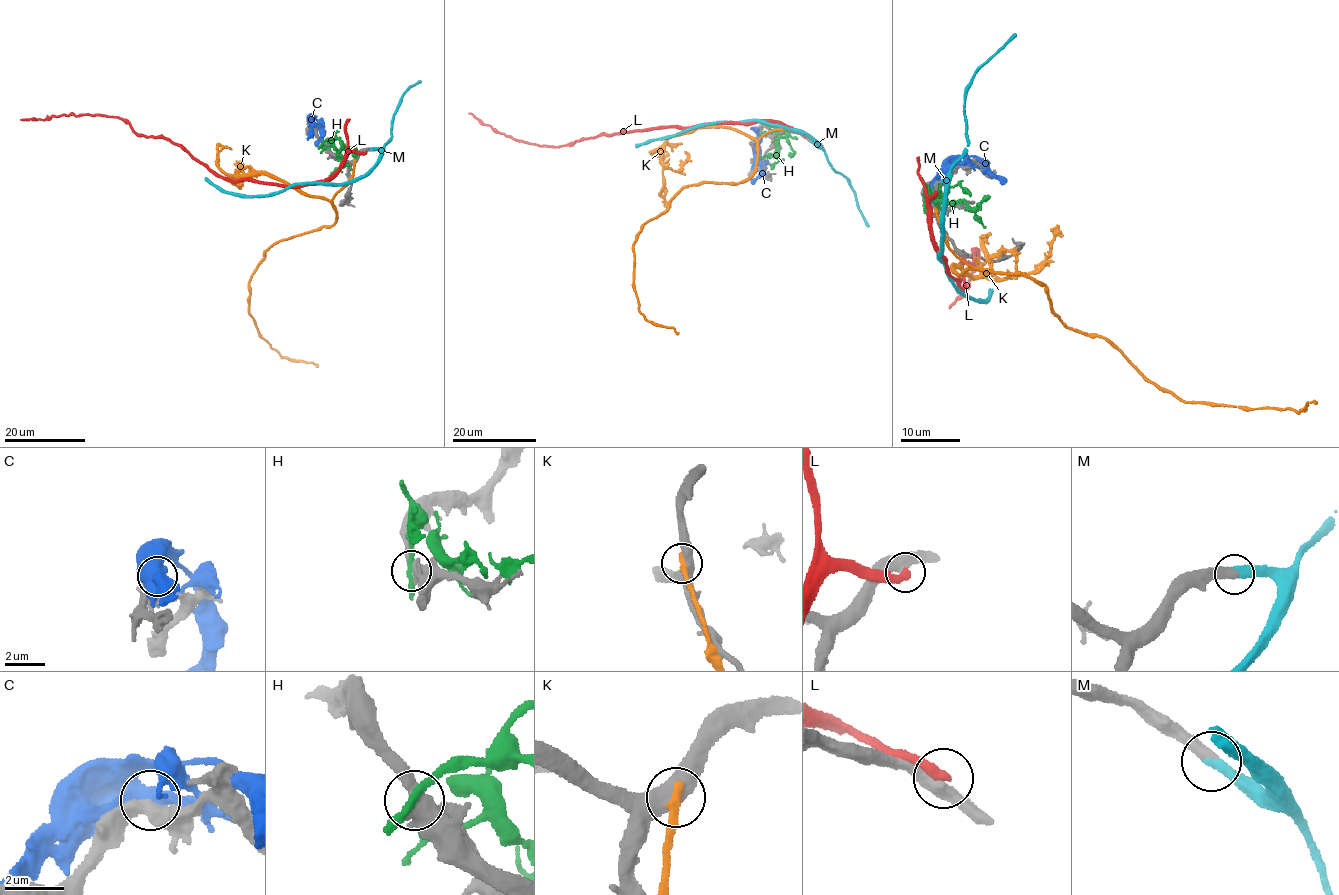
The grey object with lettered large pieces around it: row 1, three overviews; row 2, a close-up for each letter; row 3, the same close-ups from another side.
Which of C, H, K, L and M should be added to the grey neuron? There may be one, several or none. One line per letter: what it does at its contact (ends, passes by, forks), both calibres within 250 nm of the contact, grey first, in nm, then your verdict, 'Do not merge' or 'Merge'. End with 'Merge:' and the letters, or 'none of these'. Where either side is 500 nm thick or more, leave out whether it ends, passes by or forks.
C: It forks there. Thickness 480 nm (grey) against 440 nm. Do not merge
H: It passes by. Thickness 400 nm (grey) against 240 nm. Do not merge
K: Thickness 500 nm (grey) against 300 nm. Do not merge
L: It ends there. Thickness 440 nm (grey) against 380 nm. Do not merge
M: It ends there. Thickness 440 nm (grey) against 480 nm. Merge
Merge: M

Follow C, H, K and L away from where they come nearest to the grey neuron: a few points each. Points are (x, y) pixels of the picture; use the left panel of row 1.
C: (311, 121), (312, 117), (317, 120), (321, 135), (316, 145)
H: (322, 143), (334, 140), (342, 159), (340, 167), (329, 176)
K: (354, 161), (332, 200), (334, 224), (276, 241), (249, 284), (259, 333), (282, 356), (317, 367)
L: (365, 152), (349, 153), (328, 177), (279, 186), (225, 180), (179, 145), (140, 136), (111, 116), (20, 120)

